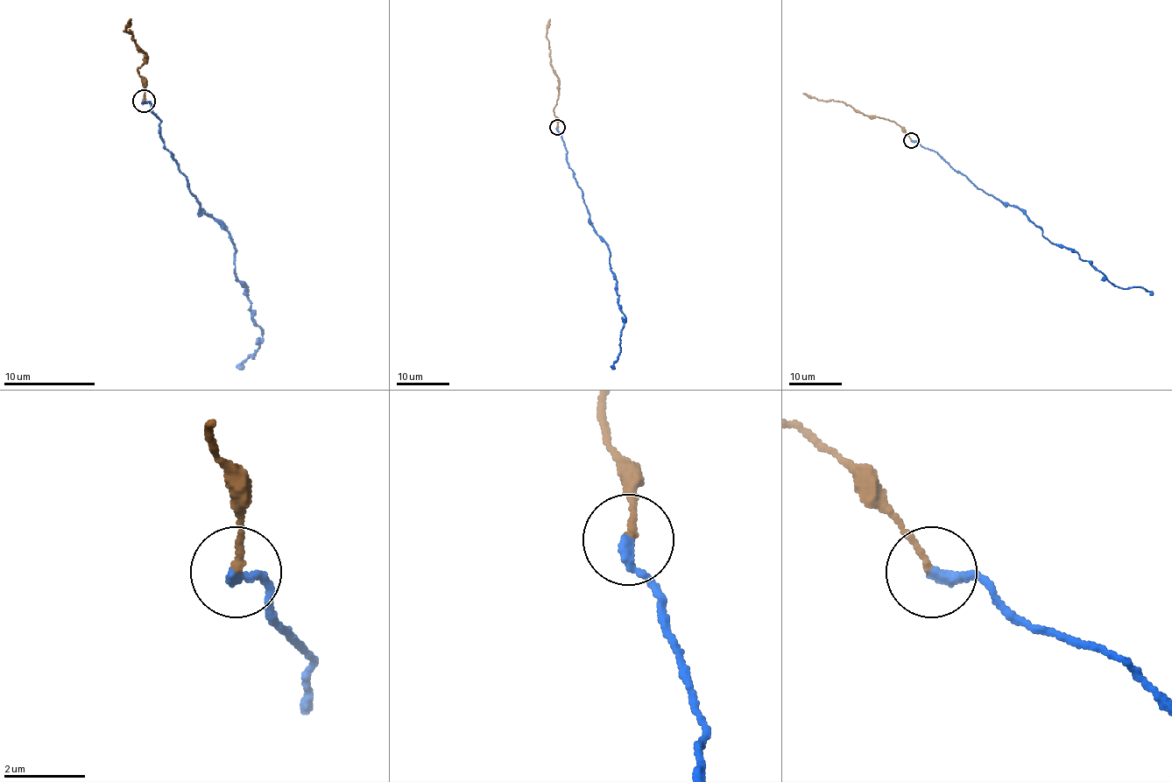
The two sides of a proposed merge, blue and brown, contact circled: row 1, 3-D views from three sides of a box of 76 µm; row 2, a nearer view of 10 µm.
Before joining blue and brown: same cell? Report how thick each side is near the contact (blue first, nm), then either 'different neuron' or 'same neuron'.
280 nm thick on the blue side, 160 nm on the other; different neuron

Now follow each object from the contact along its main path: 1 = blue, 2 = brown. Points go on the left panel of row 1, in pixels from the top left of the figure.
1: (143, 102), (158, 117), (158, 136), (187, 184), (234, 248), (234, 275), (262, 330), (252, 357), (239, 366)
2: (143, 102), (145, 81), (138, 74), (138, 67), (145, 60), (131, 40), (131, 33), (124, 31), (131, 19)

